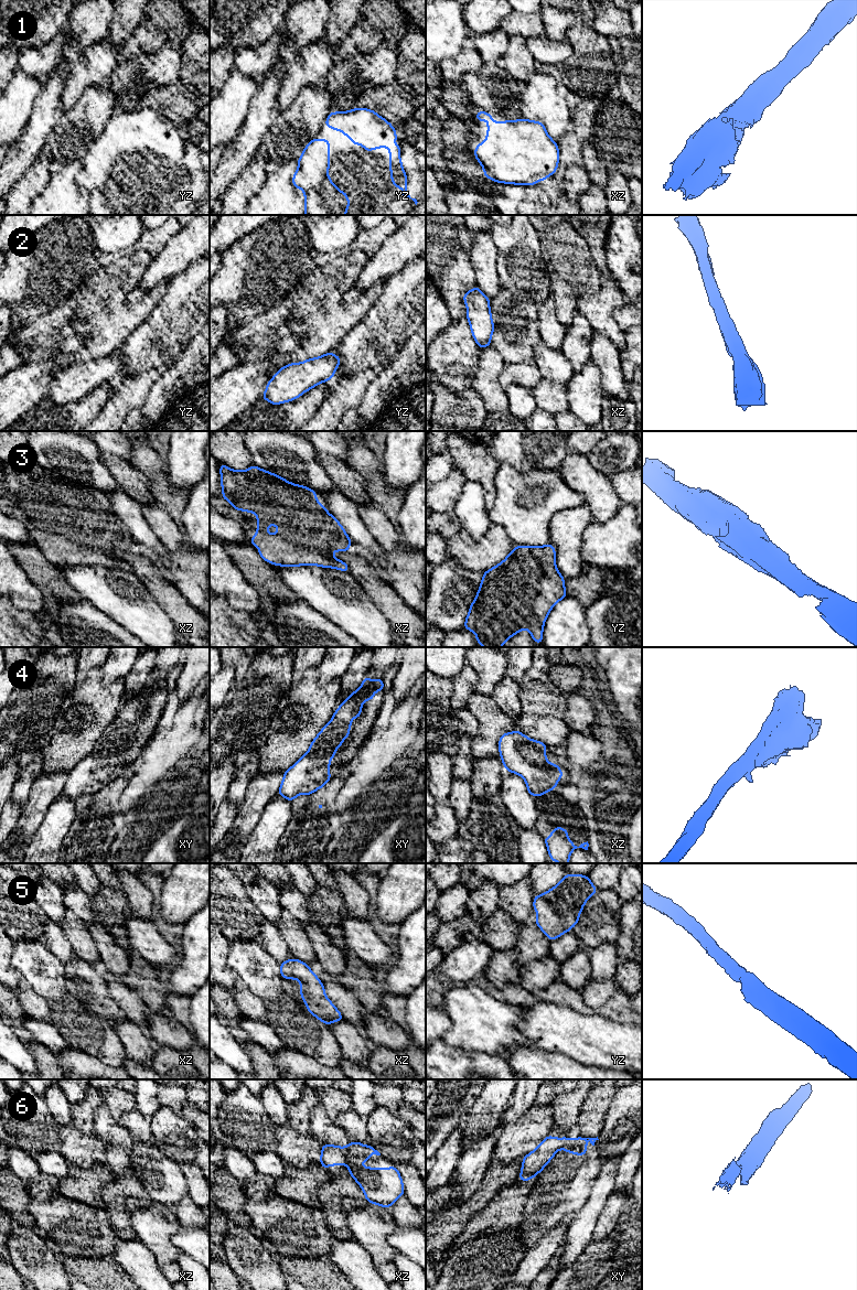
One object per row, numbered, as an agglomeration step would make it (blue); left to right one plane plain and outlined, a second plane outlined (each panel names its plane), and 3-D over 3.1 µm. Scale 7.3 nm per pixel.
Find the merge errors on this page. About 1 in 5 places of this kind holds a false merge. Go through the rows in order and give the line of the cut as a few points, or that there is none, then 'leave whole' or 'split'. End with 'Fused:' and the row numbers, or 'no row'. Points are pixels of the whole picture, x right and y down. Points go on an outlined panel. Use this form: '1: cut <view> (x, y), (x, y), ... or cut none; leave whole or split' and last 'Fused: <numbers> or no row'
1: cut none; leave whole
2: cut none; leave whole
3: cut none; leave whole
4: cut none; leave whole
5: cut none; leave whole
6: cut xz (341, 1148), (345, 1156), (345, 1163); split
Fused: 6

